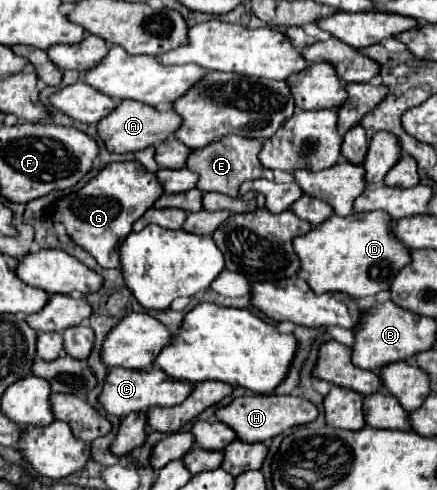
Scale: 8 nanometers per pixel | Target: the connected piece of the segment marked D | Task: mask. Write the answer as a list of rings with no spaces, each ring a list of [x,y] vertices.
[[[384,211],[328,217],[328,221],[310,233],[294,239],[294,251],[300,259],[298,275],[316,289],[316,293],[340,291],[354,299],[390,289],[396,273],[410,263],[410,251],[390,235],[390,225],[392,219]]]

